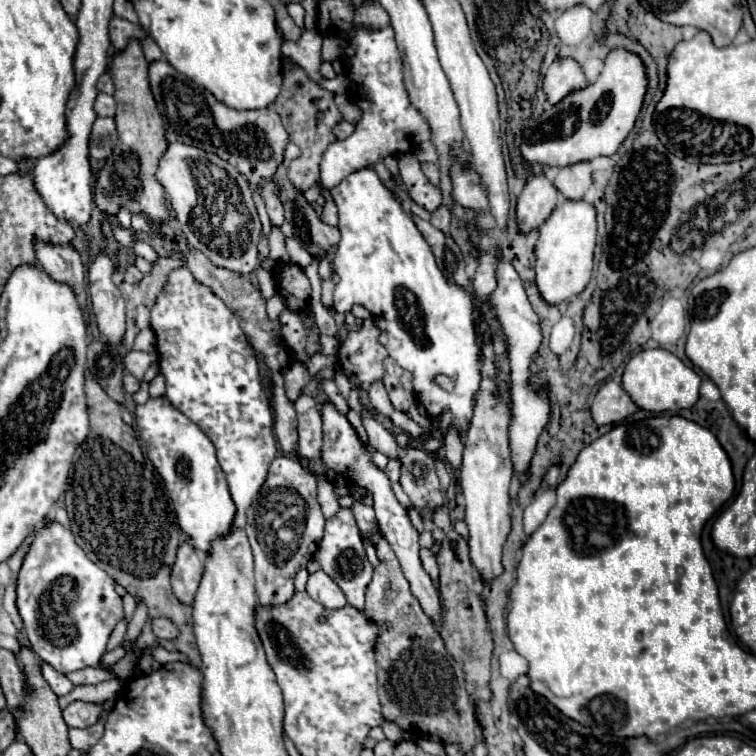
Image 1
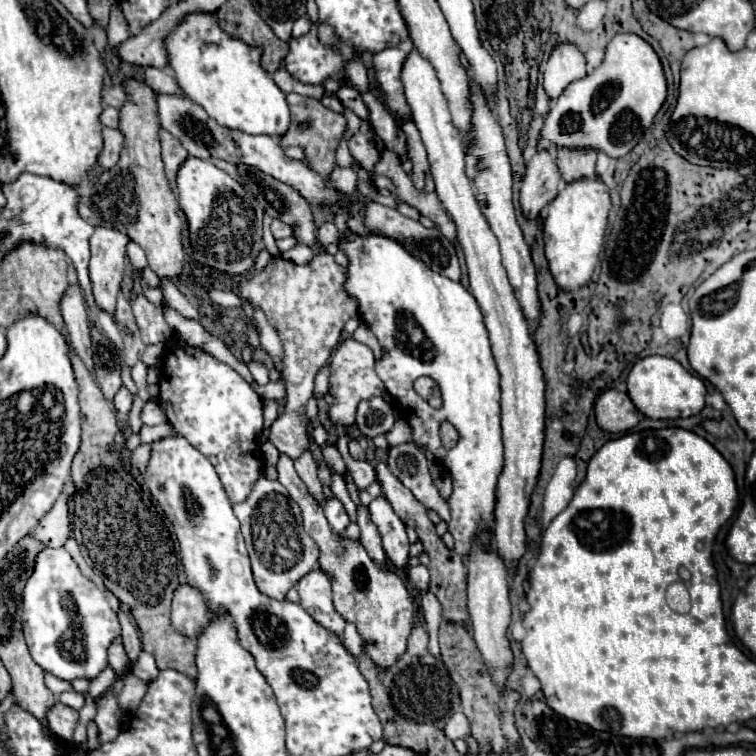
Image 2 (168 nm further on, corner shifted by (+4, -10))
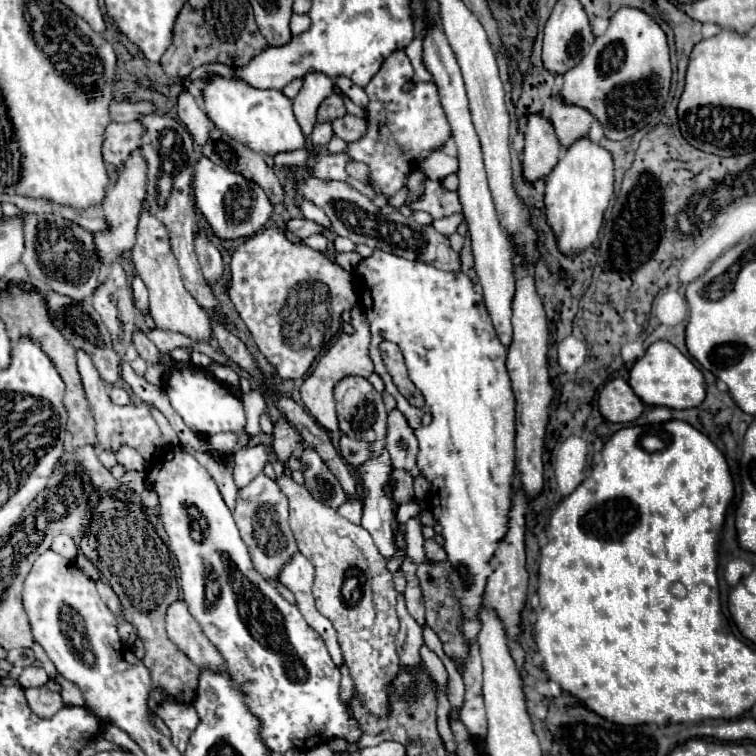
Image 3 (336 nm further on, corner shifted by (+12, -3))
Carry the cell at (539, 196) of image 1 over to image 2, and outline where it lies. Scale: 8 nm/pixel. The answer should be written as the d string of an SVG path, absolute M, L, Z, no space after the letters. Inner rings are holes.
M536 152L526 168L520 188L520 204L524 216L538 218L542 208L552 202L552 198L556 198L562 184L562 174L550 152Z

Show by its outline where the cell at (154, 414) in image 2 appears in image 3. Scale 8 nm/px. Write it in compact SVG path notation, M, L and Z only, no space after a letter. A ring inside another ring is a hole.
M78 349L76 351L76 359L78 359L78 373L82 377L84 383L84 391L86 397L90 401L94 419L96 419L96 433L98 433L98 443L96 449L112 449L118 451L118 447L122 443L128 443L130 447L134 447L136 451L140 451L146 459L156 457L156 453L160 451L160 429L150 413L150 407L146 403L142 405L126 405L126 407L118 407L110 401L108 393L106 393L106 383L100 379L96 367L92 367L92 359L88 359L88 353Z

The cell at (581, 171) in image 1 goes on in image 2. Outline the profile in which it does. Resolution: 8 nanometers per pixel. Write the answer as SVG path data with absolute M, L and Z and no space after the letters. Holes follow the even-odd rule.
M558 148L556 150L556 162L560 166L560 172L566 182L572 182L572 178L588 178L596 176L596 150L570 150L570 148Z

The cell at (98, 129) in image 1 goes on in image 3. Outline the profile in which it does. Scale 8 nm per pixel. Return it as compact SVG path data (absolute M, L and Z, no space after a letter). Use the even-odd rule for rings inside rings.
M110 123L104 131L104 143L102 143L102 155L104 163L112 163L114 167L120 167L132 151L140 147L142 139L142 125L132 123Z

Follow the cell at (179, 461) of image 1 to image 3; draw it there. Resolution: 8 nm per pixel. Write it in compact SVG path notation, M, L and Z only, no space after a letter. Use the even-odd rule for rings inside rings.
M178 445L164 447L158 455L180 455L164 457L156 469L148 469L146 481L152 479L152 489L160 497L160 517L168 533L168 547L178 559L182 599L188 603L190 613L200 623L202 631L222 653L226 669L232 679L246 693L246 703L262 723L264 743L278 753L288 749L310 751L320 743L328 743L336 737L346 743L358 743L362 731L356 719L350 715L348 705L340 697L340 669L332 661L322 637L306 623L296 605L288 603L272 583L256 573L252 567L246 545L238 533L230 509L226 507L216 481L210 473Z

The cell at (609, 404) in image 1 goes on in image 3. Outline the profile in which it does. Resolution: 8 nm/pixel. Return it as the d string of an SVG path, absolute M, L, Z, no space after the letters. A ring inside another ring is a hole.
M624 379L608 381L598 393L598 411L610 423L630 423L640 417L644 405Z

